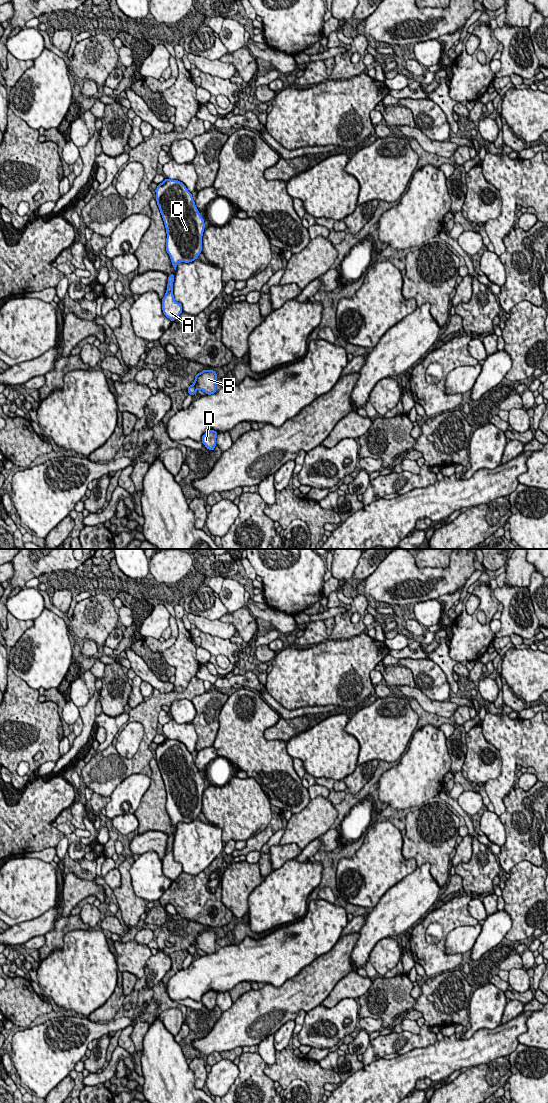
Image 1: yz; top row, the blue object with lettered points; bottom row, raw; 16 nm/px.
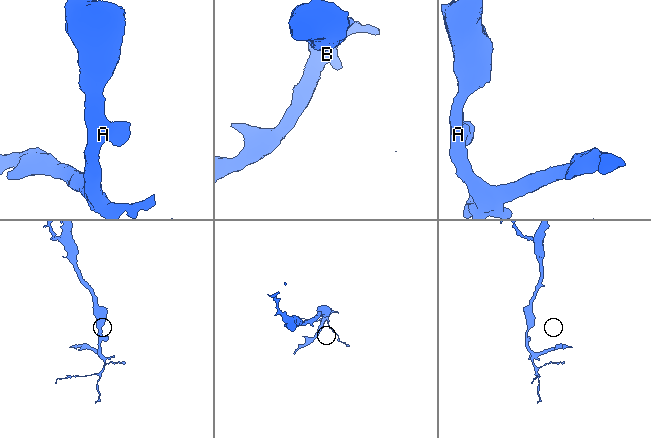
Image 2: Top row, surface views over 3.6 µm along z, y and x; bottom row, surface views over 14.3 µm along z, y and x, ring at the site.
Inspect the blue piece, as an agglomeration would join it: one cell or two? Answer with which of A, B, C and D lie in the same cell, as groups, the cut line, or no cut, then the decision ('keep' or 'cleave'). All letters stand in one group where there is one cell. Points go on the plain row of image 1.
A B C D; no cut; keep

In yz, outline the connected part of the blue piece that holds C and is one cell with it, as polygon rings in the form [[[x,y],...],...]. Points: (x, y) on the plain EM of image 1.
[[[166,738],[155,752],[166,788],[166,811],[176,830],[179,822],[192,822],[202,812],[204,779],[182,742]]]

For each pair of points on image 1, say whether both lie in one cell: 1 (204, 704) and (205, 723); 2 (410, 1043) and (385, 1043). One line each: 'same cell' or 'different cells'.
1: same cell
2: same cell

